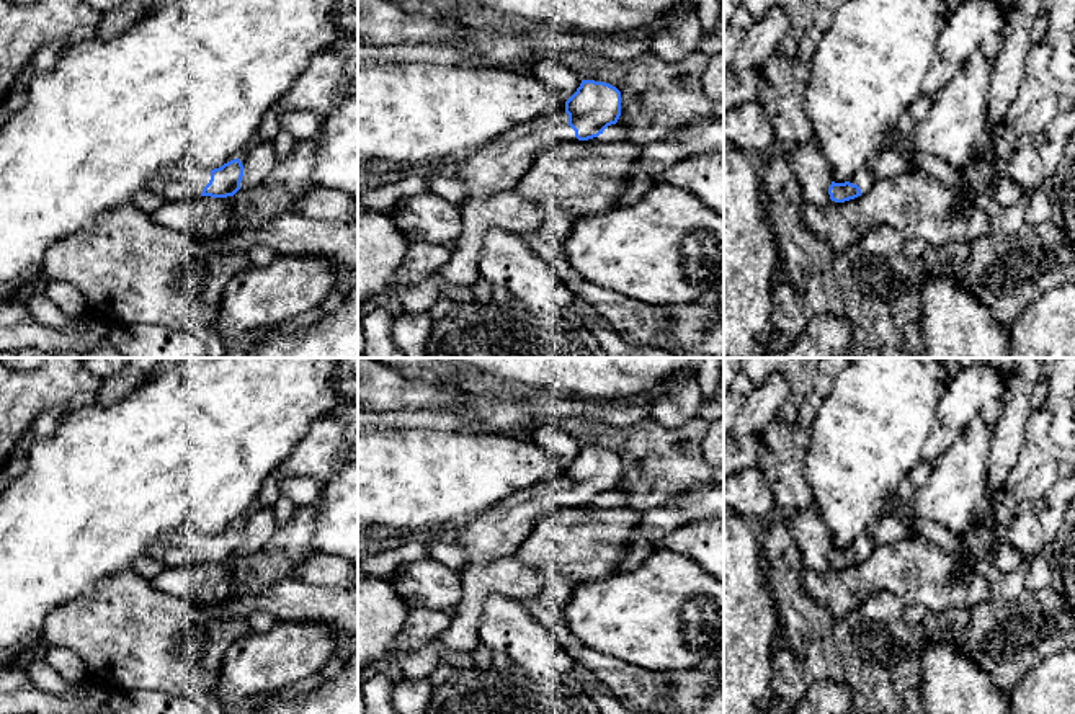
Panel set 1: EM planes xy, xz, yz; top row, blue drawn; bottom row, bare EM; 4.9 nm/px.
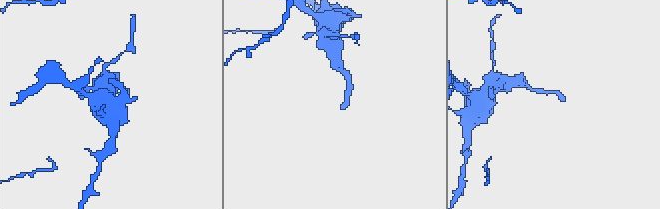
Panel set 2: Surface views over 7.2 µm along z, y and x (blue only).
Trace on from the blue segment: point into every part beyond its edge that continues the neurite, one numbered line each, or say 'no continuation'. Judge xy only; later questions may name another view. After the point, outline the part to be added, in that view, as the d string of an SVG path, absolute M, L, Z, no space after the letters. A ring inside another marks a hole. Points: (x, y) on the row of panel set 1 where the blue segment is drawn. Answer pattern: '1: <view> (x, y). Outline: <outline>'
1: xy (182, 182). Outline: M176 165L154 176L147 190L158 194L163 201L180 201L201 196L209 180L211 170Z

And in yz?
1: yz (865, 178). Outline: M863 167L856 172L856 175L850 180L850 183L858 185L861 190L861 196L863 196L876 183L876 175L871 167Z

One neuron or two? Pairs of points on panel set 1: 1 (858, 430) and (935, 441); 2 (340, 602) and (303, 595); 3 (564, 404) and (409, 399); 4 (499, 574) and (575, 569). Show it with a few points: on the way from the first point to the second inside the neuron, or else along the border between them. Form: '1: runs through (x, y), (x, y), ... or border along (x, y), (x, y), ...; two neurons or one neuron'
1: border along (936, 422), (920, 458); two neurons
2: runs through (330, 602), (312, 602); one neuron
3: border along (461, 389), (454, 402), (441, 409), (419, 410); two neurons
4: border along (515, 553), (549, 580); two neurons

